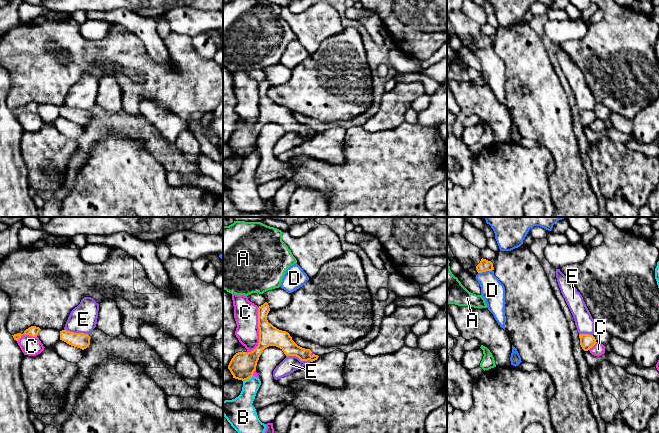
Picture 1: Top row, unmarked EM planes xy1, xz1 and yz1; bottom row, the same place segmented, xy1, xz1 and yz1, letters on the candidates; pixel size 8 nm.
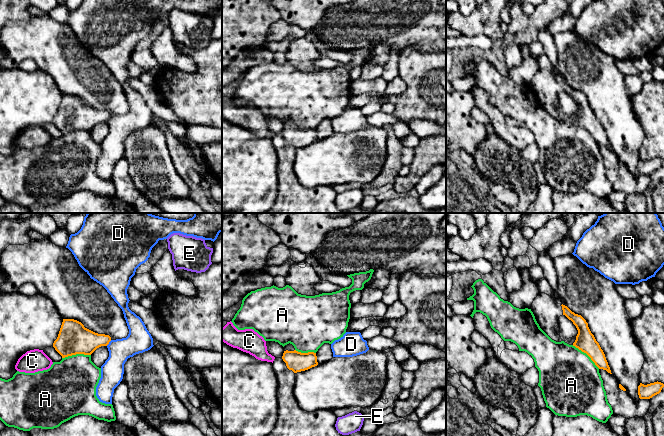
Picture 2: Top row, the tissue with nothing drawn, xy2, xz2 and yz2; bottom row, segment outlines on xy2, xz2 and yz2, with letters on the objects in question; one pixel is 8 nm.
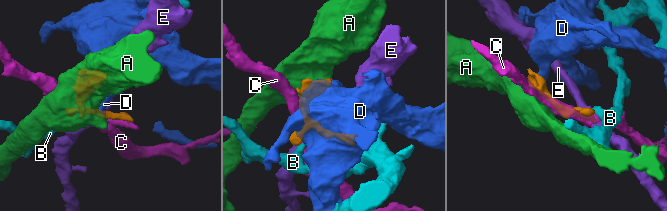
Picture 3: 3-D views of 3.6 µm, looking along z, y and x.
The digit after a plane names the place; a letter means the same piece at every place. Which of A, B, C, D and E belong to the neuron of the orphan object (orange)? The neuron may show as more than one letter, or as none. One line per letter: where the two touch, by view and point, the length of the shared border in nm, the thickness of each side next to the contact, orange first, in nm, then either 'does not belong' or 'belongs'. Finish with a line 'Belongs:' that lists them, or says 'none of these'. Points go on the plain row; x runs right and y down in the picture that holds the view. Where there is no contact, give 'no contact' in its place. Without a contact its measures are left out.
A: contact xy2 (76, 129); length 240 nm; calibres 260 and 400 nm; does not belong
B: contact xz1 (247, 155); length 90 nm; calibres 200 and 200 nm; does not belong
C: contact xz1 (259, 107); length 380 nm; calibres 160 and 190 nm; does not belong
D: contact yz1 (485, 47); length 120 nm; calibres 90 and 190 nm; does not belong
E: contact xz1 (299, 134); length 220 nm; calibres 140 and 130 nm; does not belong
Belongs: none of these

